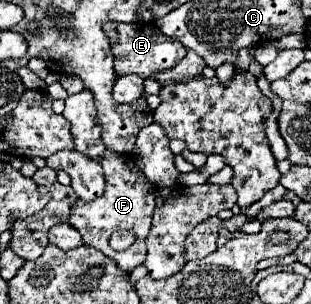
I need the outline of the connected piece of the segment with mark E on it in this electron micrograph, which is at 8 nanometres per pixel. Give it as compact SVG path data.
M137 20L133 24L111 22L103 30L107 32L107 36L111 40L117 76L137 74L141 78L149 78L153 72L167 70L167 68L175 66L175 62L179 62L187 54L185 46L179 40L161 34L161 30L155 24L149 24L149 22L143 22L143 20Z

